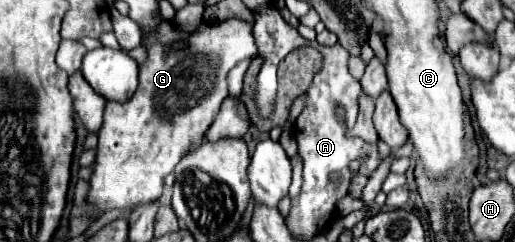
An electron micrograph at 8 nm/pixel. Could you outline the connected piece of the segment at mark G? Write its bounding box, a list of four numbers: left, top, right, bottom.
[86,18,258,212]

